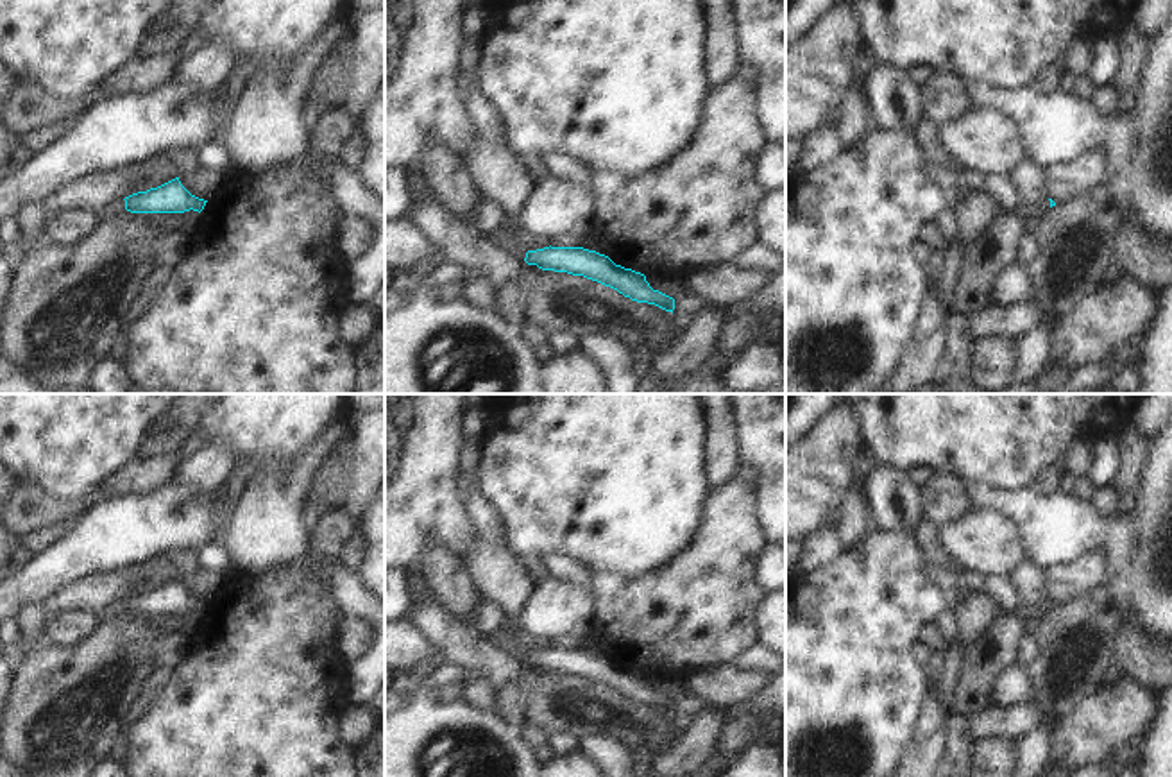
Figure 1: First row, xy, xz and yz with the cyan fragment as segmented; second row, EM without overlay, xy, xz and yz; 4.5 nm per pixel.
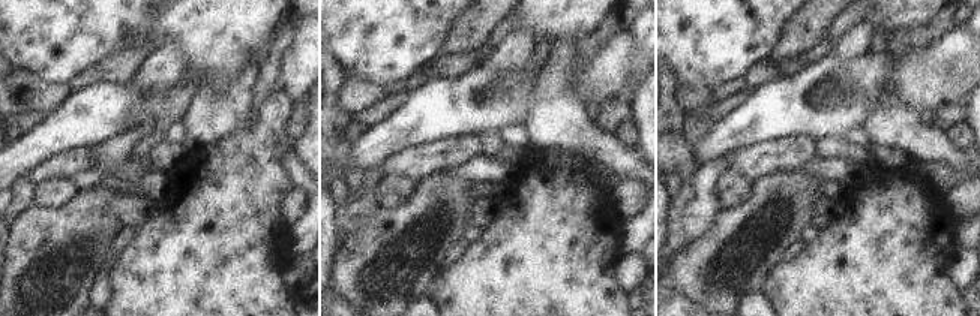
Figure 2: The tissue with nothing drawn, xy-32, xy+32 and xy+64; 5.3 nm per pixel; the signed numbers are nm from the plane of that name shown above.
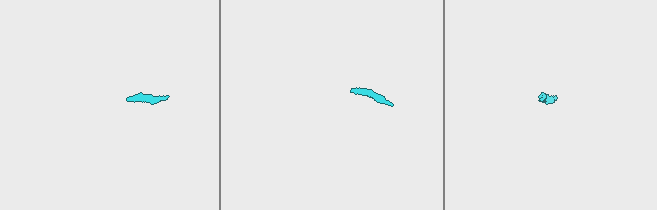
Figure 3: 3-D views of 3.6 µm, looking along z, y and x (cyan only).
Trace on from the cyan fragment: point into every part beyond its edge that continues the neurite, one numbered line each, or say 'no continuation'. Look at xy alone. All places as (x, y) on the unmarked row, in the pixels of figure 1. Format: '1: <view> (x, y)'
1: xy (117, 606)

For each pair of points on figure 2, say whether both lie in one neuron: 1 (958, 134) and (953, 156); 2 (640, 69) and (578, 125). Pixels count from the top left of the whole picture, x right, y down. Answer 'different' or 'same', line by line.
1: different
2: different

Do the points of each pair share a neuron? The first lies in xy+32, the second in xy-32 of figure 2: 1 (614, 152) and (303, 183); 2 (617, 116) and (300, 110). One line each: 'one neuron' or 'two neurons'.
1: one neuron
2: two neurons

